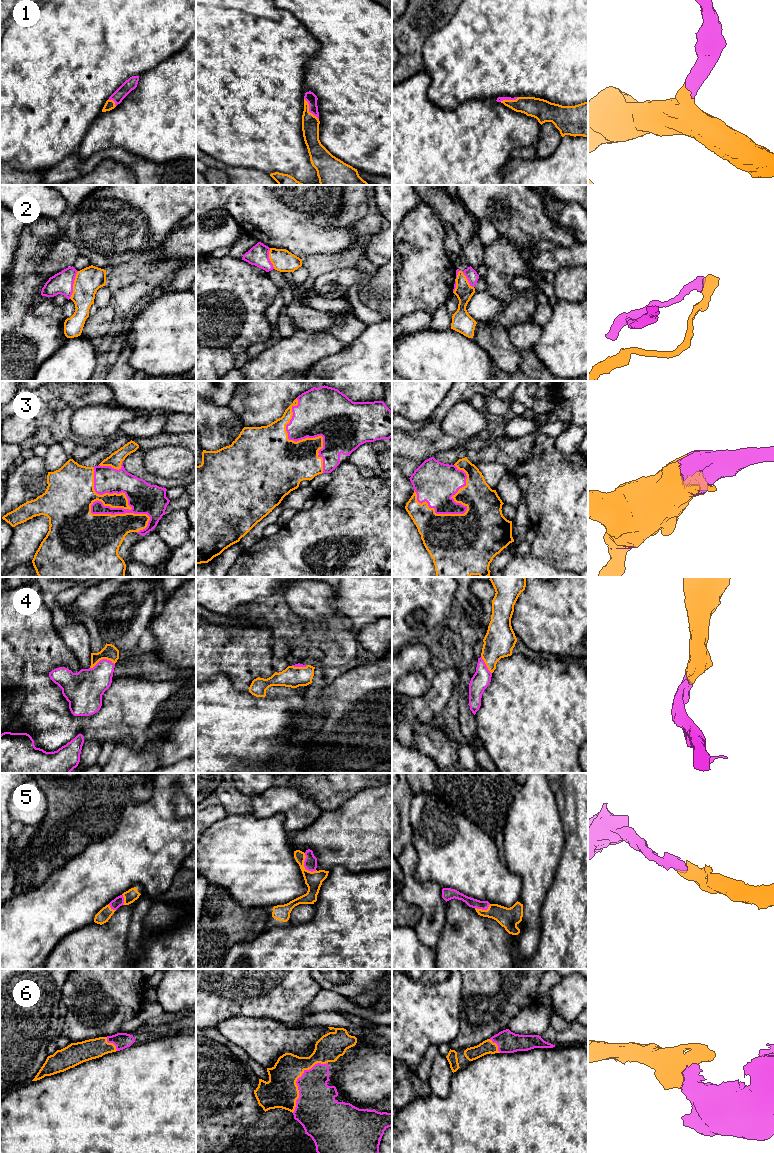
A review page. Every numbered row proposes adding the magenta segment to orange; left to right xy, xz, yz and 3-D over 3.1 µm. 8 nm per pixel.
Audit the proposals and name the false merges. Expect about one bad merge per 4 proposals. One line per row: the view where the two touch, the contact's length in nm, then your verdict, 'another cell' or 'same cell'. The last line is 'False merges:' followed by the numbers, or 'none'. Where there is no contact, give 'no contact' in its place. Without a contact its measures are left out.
1: xz | 200 nm | same cell
2: xy | 240 nm | another cell
3: xy | 650 nm | same cell
4: xy | 200 nm | same cell
5: xz | 180 nm | same cell
6: xz | 500 nm | same cell
False merges: 2

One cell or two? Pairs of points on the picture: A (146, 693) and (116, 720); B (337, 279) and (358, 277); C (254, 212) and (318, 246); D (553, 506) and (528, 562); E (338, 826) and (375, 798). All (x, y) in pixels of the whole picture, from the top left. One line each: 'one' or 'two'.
A: one
B: one
C: one
D: two
E: one

